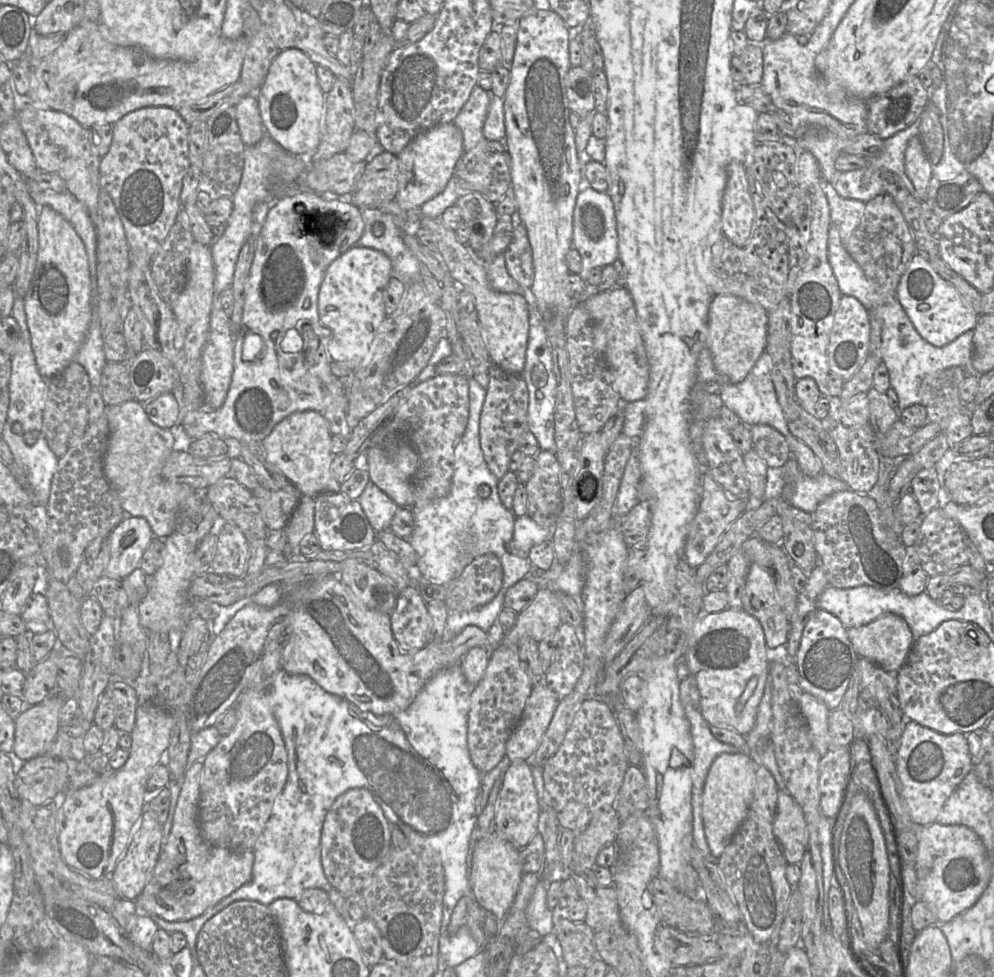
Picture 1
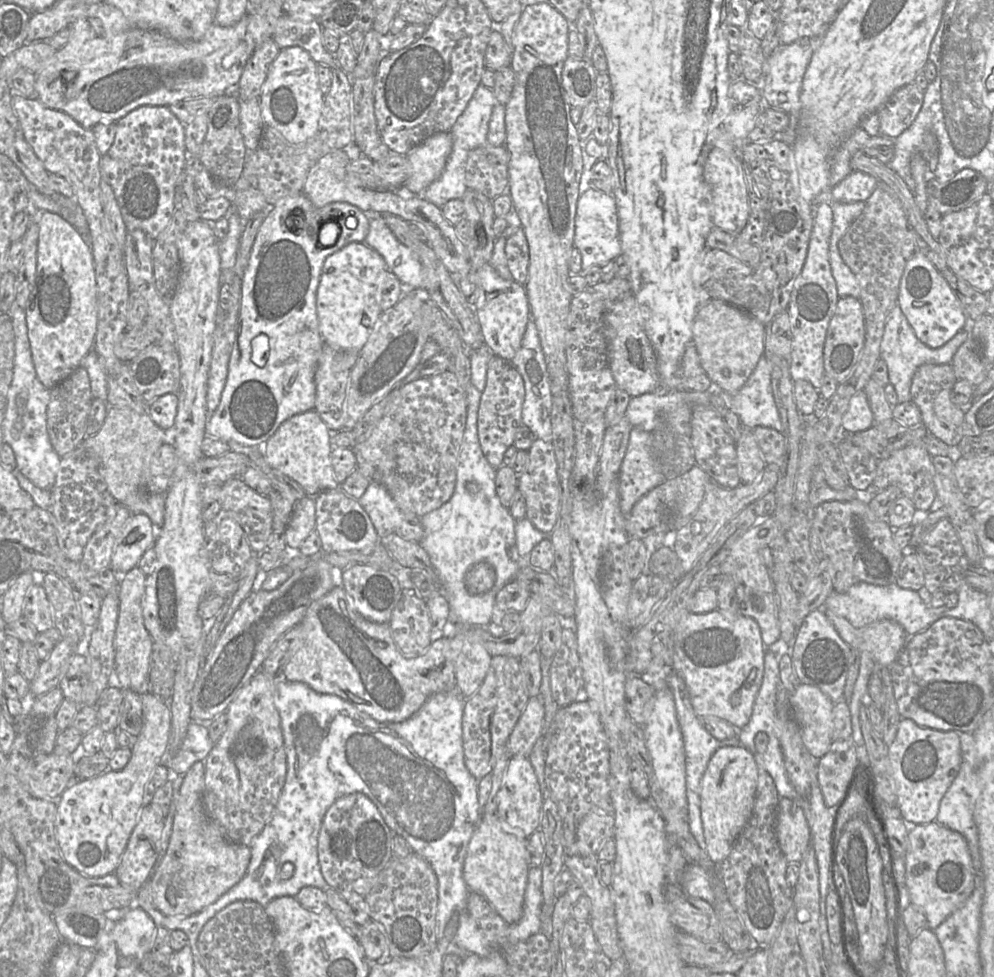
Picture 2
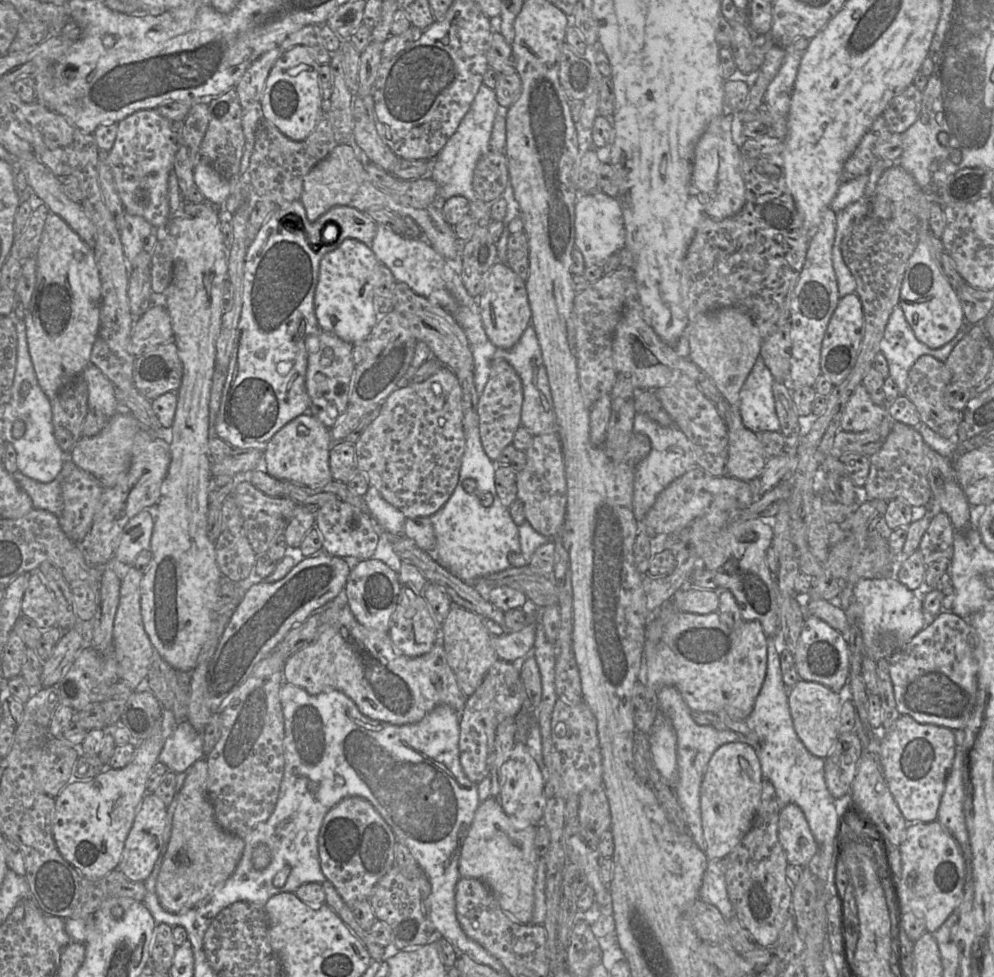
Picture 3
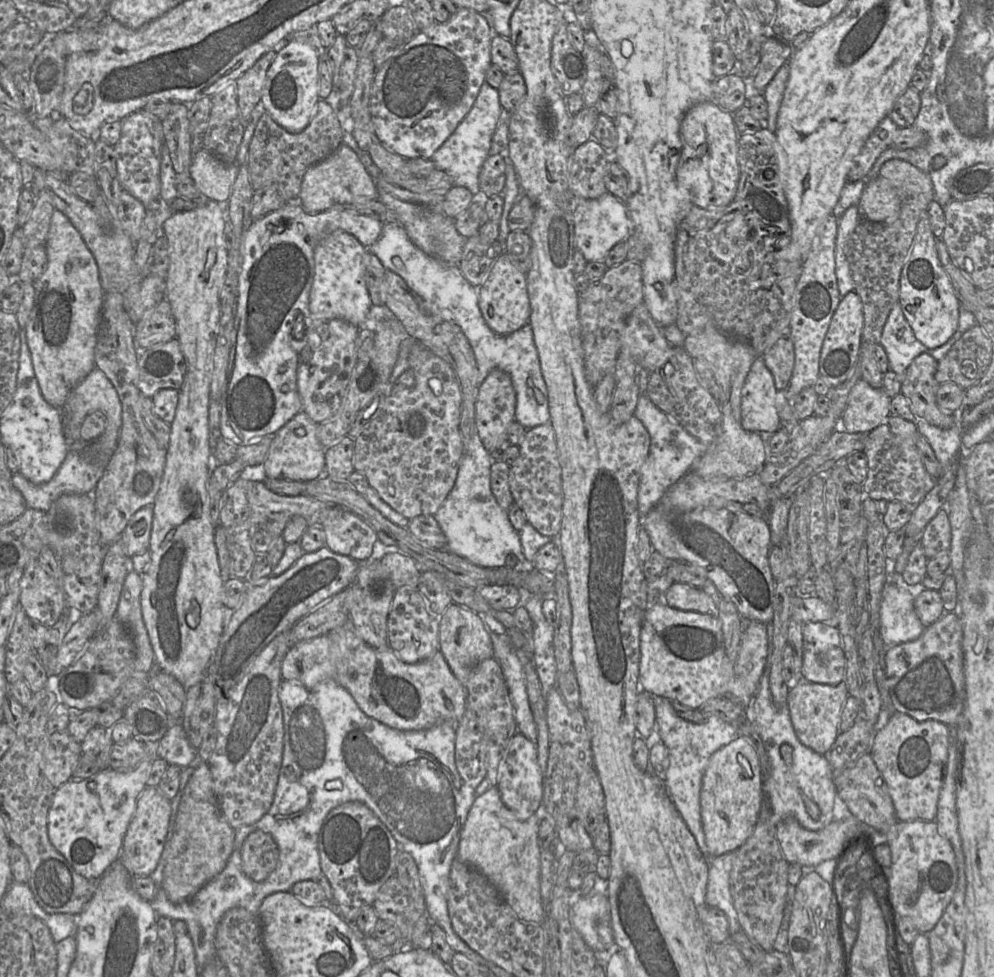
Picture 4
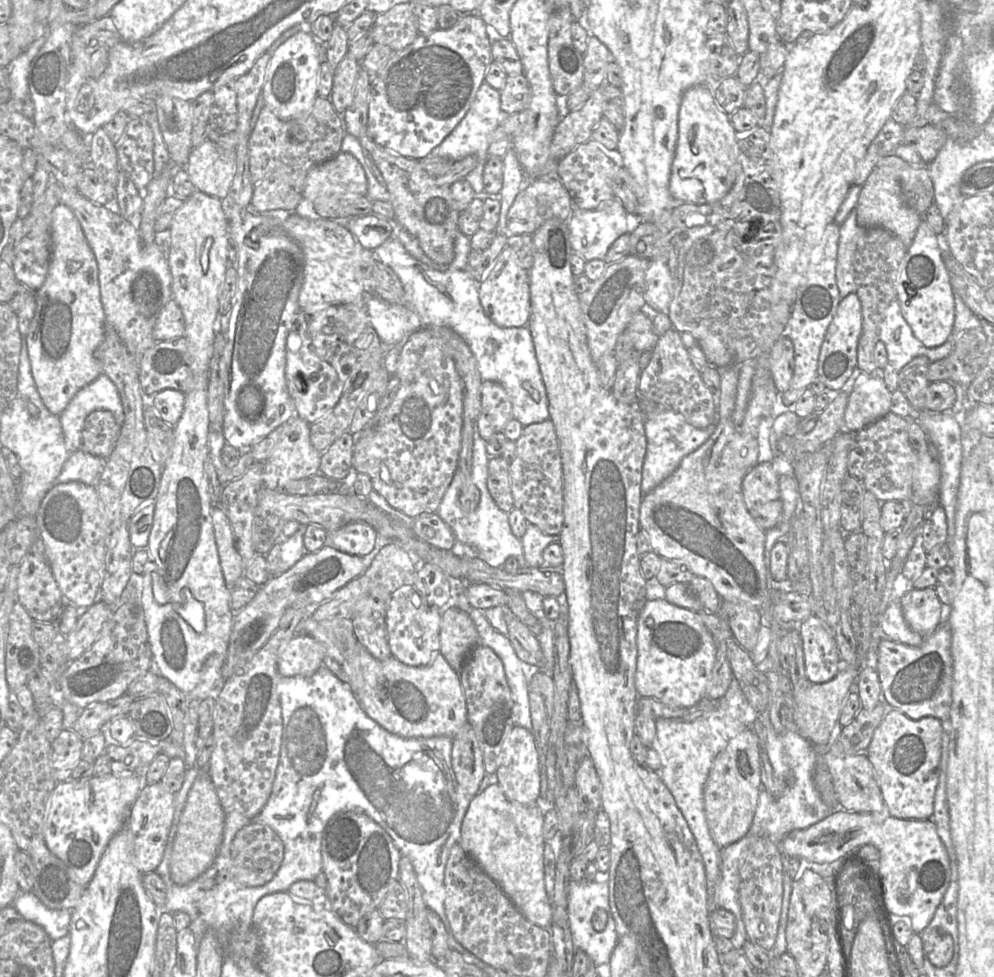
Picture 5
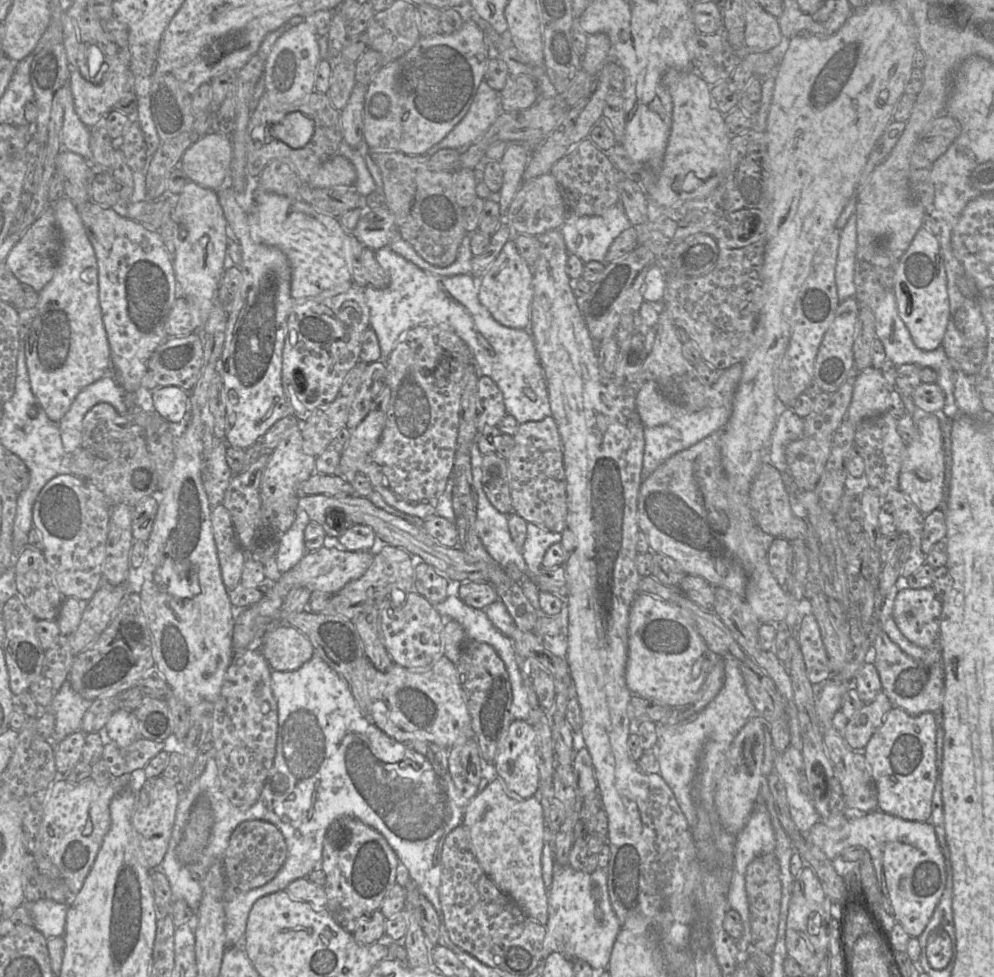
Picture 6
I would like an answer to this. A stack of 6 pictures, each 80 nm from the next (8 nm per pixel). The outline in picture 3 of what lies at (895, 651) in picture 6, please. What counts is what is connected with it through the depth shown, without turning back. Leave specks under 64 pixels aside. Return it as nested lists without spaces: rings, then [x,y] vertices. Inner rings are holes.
[[[950,612],[927,618],[923,630],[888,659],[899,714],[910,716],[920,724],[965,729],[977,700],[976,647],[976,632],[967,619]]]

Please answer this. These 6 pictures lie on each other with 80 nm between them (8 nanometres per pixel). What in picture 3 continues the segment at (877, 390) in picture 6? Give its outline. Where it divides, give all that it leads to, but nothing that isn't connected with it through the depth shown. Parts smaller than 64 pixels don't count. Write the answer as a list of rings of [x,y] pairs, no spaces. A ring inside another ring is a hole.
[[[863,383],[856,386],[850,396],[841,419],[841,429],[847,432],[863,432],[878,427],[889,417],[886,406],[878,406],[870,398]]]

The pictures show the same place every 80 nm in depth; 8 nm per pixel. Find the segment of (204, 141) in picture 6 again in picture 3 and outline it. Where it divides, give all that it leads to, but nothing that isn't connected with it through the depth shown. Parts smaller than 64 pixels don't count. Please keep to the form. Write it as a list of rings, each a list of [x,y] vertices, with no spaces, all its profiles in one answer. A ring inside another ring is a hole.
[[[201,160],[193,169],[194,183],[204,198],[222,205],[228,198],[232,182],[223,178],[211,165]]]

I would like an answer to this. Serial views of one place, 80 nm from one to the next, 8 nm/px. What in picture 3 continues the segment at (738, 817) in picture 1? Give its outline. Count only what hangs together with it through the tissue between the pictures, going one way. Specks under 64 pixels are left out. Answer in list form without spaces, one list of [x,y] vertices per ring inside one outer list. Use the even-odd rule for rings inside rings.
[[[745,742],[722,745],[710,758],[700,788],[700,806],[705,855],[708,860],[724,859],[741,842],[750,830],[760,805],[763,775],[755,749]]]

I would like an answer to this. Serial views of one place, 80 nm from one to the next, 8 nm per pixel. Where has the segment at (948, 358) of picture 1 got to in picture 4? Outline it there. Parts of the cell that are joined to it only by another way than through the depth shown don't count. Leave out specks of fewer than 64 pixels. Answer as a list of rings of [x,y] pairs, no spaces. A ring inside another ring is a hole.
[[[897,301],[886,320],[880,343],[886,351],[890,370],[897,374],[901,383],[902,377],[914,358],[926,353],[940,361],[962,334],[956,330],[944,345],[935,349],[927,348],[916,339],[911,326],[904,317],[900,303]]]

